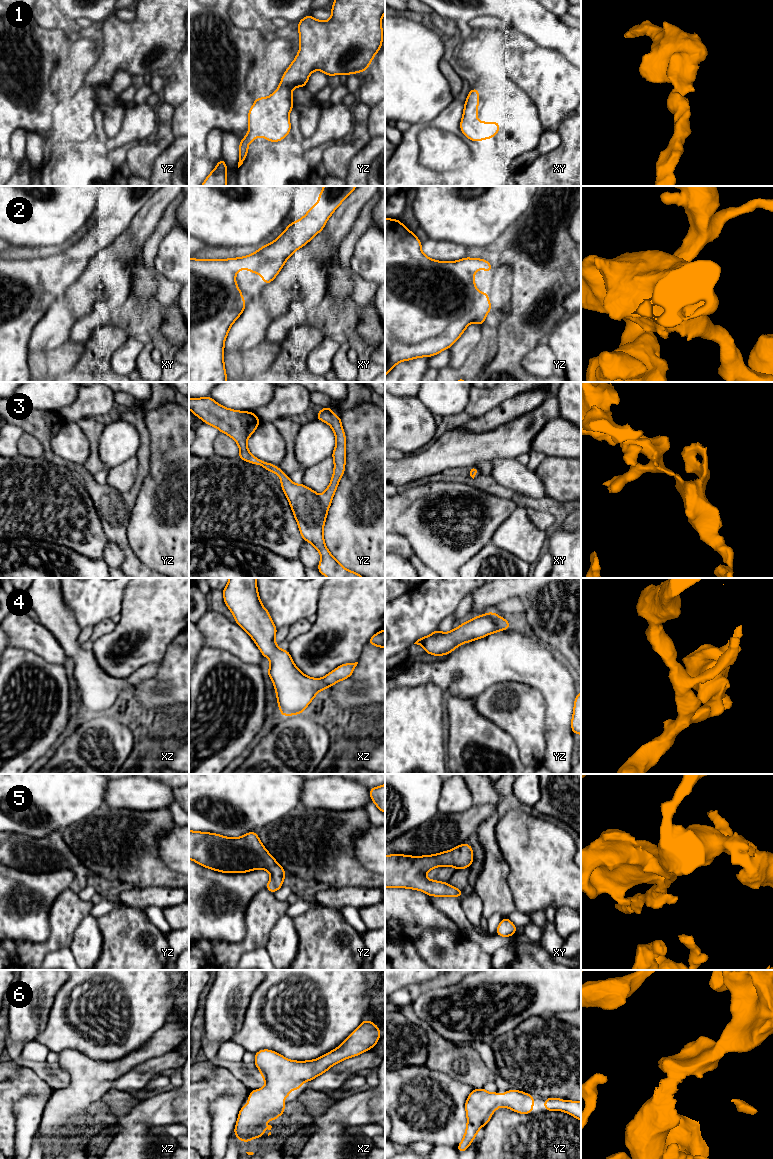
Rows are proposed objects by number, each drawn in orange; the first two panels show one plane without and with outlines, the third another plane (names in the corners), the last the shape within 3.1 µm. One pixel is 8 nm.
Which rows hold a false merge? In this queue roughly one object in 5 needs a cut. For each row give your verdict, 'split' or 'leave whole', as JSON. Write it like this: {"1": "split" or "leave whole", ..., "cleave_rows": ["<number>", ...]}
{"1": "leave whole", "2": "leave whole", "3": "leave whole", "4": "leave whole", "5": "leave whole", "6": "leave whole", "cleave_rows": []}

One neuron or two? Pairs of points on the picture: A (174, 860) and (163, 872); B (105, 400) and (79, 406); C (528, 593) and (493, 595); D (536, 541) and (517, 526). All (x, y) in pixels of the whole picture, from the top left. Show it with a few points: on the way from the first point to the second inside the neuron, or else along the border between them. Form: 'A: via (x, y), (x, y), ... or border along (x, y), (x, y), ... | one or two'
A: border along (159, 844), (159, 857), (178, 873) | two
B: via (99, 400), (94, 400), (85, 406) | one
C: via (519, 591), (502, 591) | one
D: via (531, 539), (522, 531) | one

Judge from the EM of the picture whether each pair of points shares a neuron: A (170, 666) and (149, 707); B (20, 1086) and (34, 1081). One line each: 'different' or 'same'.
A: same
B: same

